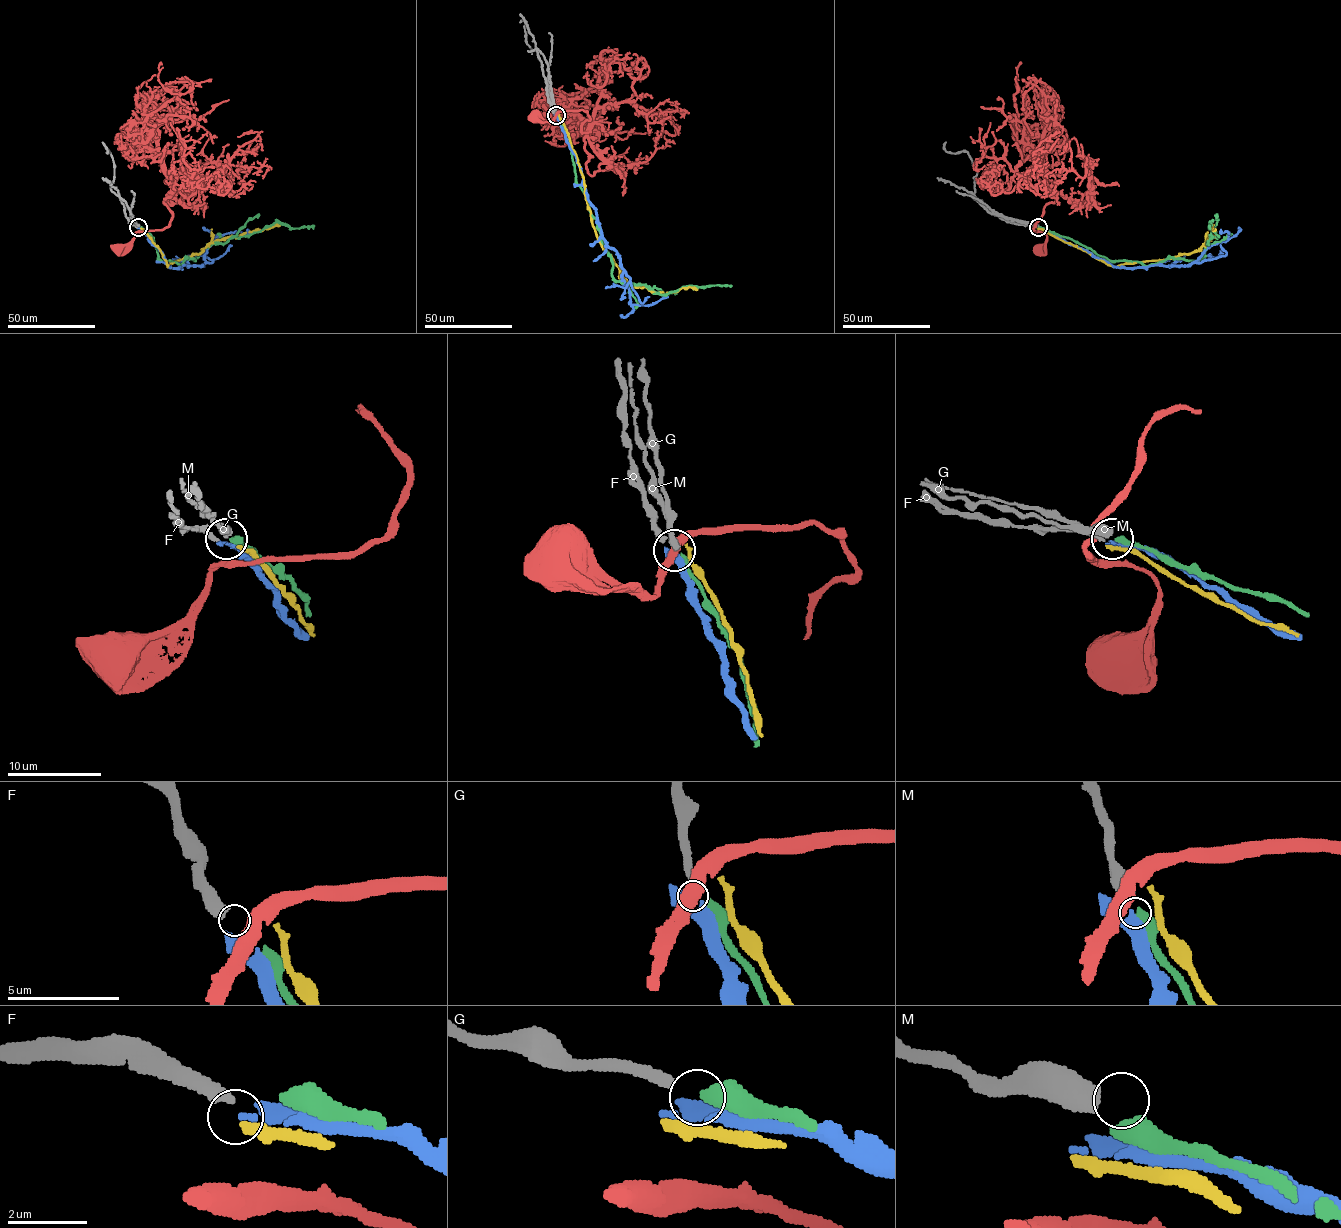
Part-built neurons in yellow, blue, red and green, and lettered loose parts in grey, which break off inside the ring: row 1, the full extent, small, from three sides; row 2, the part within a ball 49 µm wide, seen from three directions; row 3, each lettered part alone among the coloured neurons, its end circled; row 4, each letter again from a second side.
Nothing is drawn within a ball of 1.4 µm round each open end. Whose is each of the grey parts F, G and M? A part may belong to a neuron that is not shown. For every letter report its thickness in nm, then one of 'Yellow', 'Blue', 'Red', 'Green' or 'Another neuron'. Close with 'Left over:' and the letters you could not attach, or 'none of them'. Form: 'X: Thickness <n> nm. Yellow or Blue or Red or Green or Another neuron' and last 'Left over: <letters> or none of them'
F: Thickness 400 nm. Blue
G: Thickness 320 nm. Green
M: Thickness 650 nm. Another neuron
Left over: M

